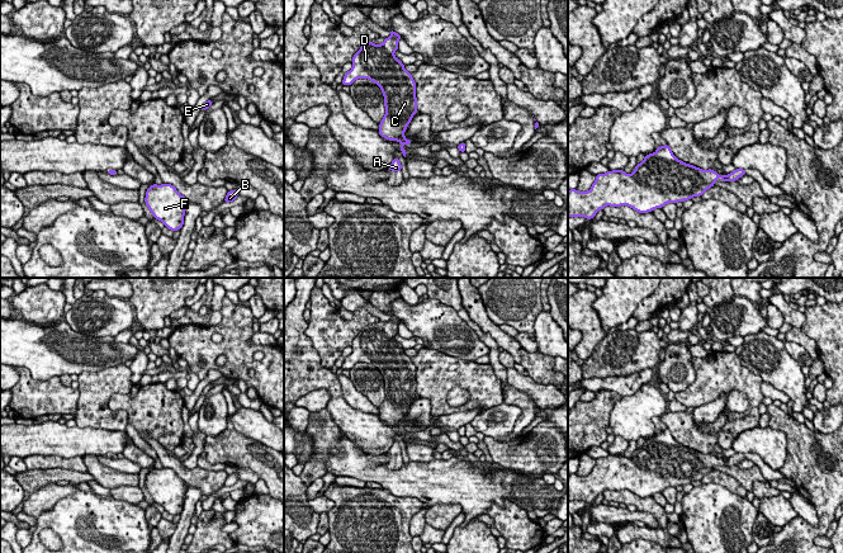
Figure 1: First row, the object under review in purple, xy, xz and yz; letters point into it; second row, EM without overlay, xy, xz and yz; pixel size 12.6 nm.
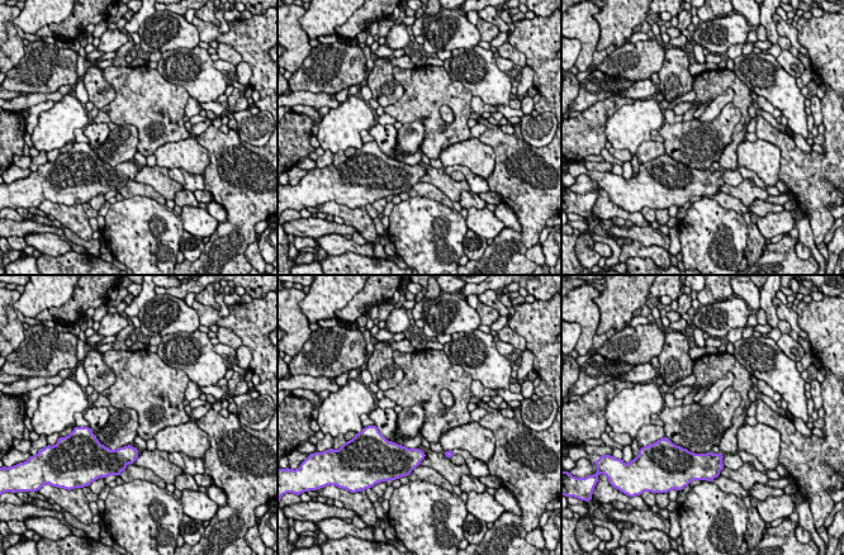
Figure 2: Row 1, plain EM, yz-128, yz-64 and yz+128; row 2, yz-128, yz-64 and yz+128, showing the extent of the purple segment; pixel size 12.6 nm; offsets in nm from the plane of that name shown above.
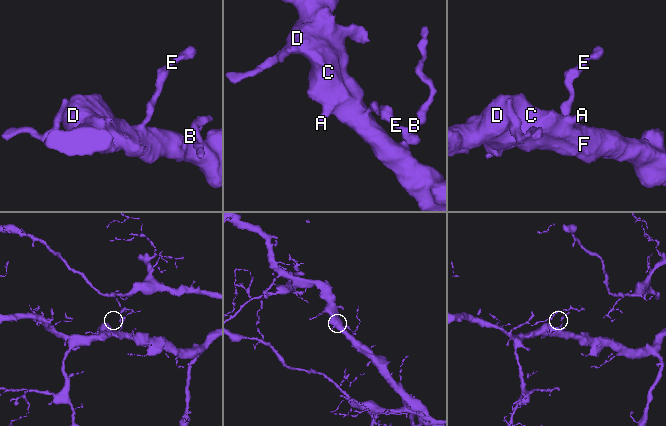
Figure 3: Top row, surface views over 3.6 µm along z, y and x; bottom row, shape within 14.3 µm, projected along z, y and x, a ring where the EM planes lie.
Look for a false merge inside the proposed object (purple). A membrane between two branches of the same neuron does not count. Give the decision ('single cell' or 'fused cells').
single cell

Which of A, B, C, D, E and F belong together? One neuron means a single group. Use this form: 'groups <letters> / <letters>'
groups A B C D E F

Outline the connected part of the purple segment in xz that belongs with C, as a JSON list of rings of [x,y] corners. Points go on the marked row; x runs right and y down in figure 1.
[[[390,29],[390,36],[384,38],[382,44],[374,42],[365,43],[352,57],[352,68],[344,76],[342,85],[350,86],[356,79],[368,79],[376,84],[384,96],[385,115],[379,123],[379,134],[389,141],[397,141],[402,146],[399,151],[406,157],[408,153],[404,145],[412,145],[412,141],[404,137],[404,132],[415,114],[417,114],[416,82],[404,68],[404,65],[394,56],[398,51],[398,41],[402,36]]]

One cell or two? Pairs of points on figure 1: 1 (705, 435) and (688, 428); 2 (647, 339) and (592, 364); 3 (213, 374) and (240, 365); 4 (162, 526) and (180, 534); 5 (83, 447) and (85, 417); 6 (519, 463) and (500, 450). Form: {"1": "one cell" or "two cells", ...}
{"1": "one cell", "2": "one cell", "3": "two cells", "4": "two cells", "5": "two cells", "6": "one cell"}

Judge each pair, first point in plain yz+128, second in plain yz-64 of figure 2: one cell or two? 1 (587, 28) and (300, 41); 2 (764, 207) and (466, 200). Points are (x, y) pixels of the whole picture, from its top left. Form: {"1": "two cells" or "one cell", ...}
{"1": "one cell", "2": "one cell"}

